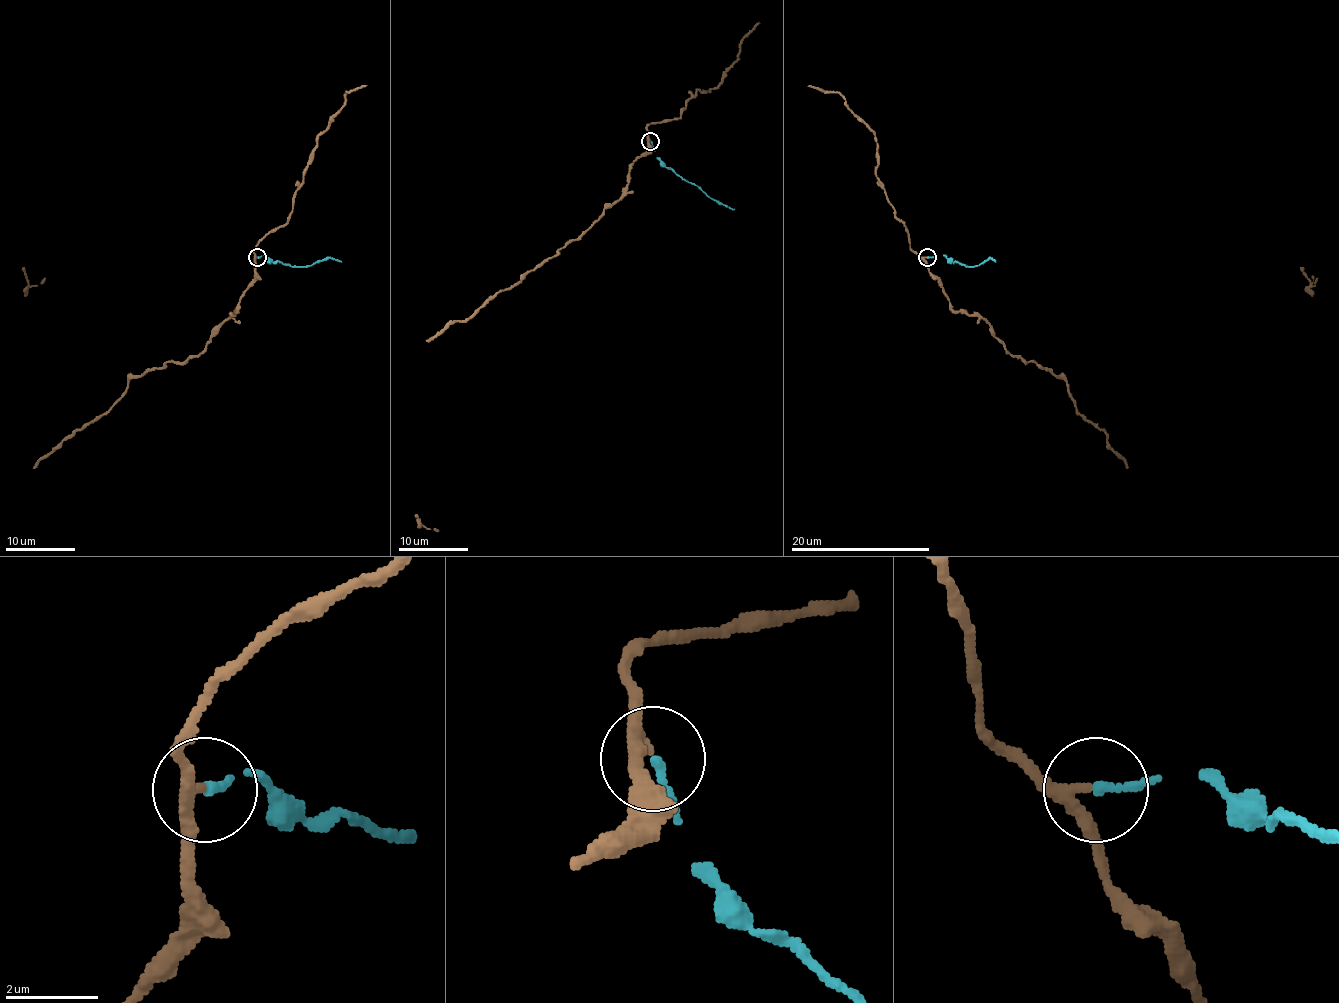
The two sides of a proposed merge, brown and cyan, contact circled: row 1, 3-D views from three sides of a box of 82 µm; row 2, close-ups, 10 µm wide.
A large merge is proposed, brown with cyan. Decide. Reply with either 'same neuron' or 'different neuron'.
same neuron

